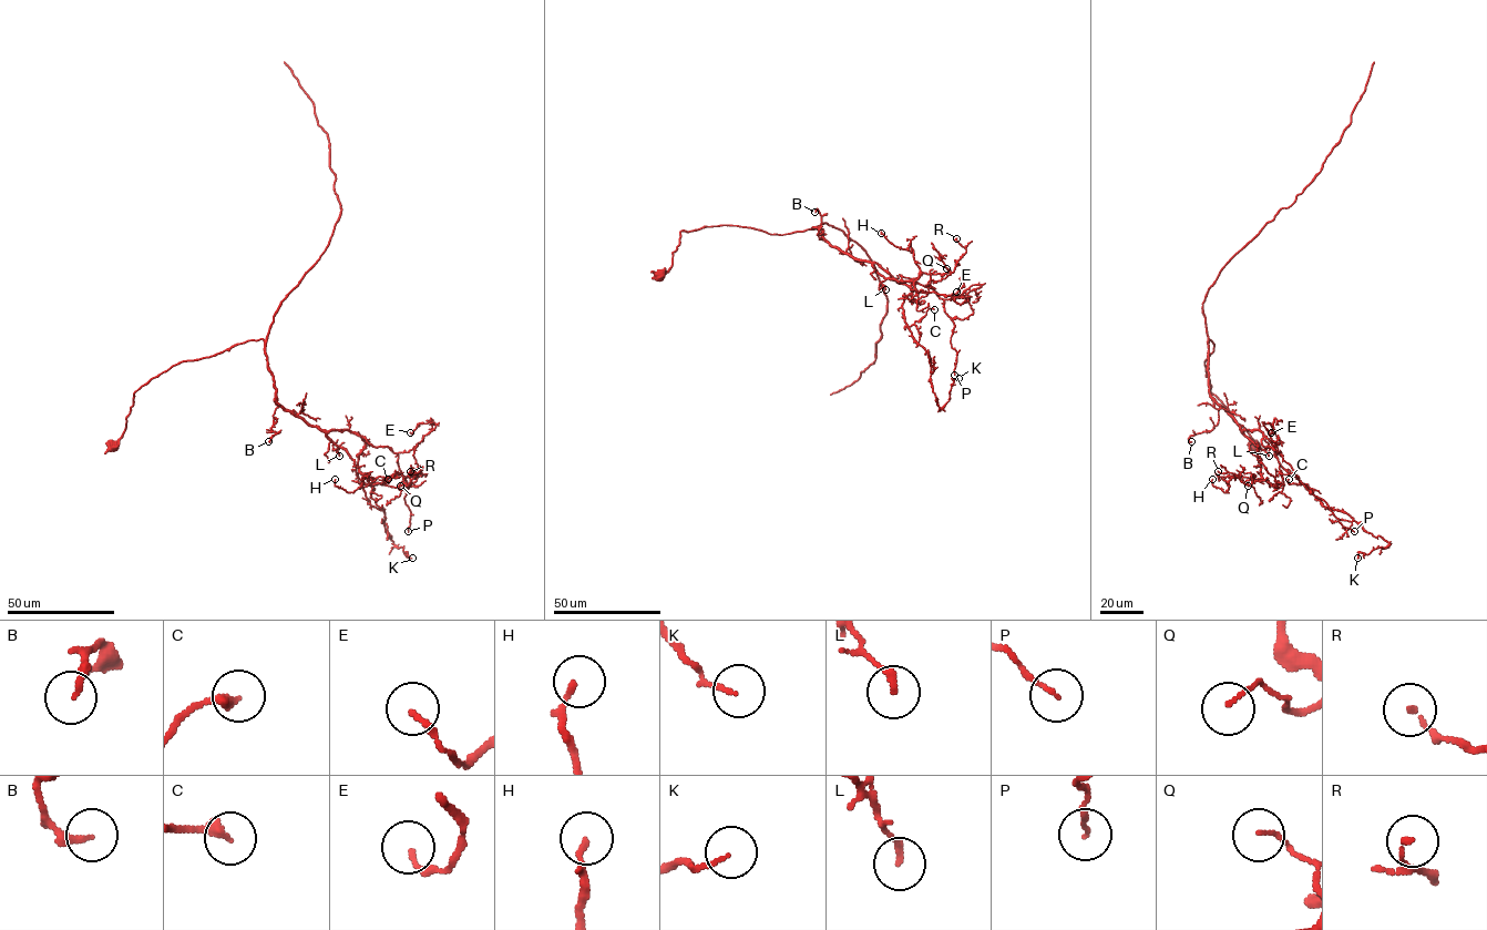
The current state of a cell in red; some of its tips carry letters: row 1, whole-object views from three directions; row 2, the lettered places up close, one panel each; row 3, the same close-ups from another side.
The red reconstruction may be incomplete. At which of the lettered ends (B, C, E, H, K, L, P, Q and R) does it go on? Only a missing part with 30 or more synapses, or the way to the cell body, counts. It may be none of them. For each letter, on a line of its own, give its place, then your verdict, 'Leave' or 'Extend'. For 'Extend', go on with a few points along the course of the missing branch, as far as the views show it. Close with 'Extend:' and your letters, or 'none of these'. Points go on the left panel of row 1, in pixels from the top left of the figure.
B: Place: (268, 441). Leave
C: Place: (388, 479). Leave
E: Place: (410, 432). Leave
H: Place: (335, 479). Leave
K: Place: (412, 558). Leave
L: Place: (339, 456). Leave
P: Place: (408, 531). Leave
Q: Place: (400, 486). Leave
R: Place: (410, 471). Leave
Extend: none of these

